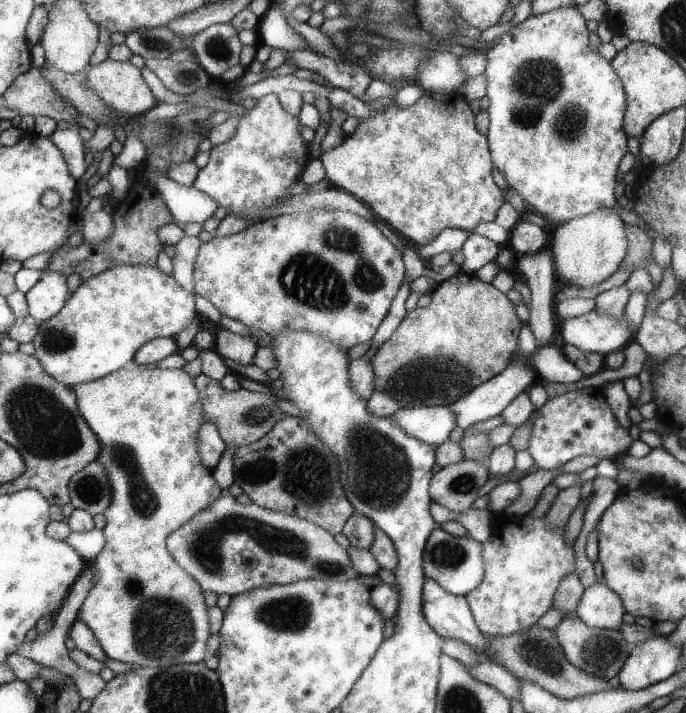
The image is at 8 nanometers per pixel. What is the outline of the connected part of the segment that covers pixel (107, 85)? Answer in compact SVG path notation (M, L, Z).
M108 57L100 64L88 67L86 84L90 90L95 92L96 96L102 98L106 105L124 115L137 117L156 106L152 90L146 86L140 70L130 61L115 61Z

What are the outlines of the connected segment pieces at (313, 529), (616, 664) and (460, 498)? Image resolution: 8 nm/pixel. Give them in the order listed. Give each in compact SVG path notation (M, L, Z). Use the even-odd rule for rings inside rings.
M232 496L218 498L212 505L196 513L188 522L170 533L168 547L170 554L177 559L181 567L201 583L203 591L214 592L218 596L229 594L234 597L258 589L260 585L283 585L306 579L342 582L360 576L352 566L348 552L334 540L333 534L317 523L254 503L245 506Z
M576 612L564 614L562 622L555 627L555 631L562 650L574 666L605 679L616 679L633 649L633 645L629 643L620 629L591 627Z
M462 460L446 465L433 476L432 502L457 513L473 508L479 488L488 481L489 468L474 461Z

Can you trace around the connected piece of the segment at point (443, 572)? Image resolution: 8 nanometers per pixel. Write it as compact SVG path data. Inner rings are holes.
M438 526L430 533L429 540L425 544L423 553L425 578L431 578L456 596L467 595L482 582L485 573L482 545L468 536L453 535Z

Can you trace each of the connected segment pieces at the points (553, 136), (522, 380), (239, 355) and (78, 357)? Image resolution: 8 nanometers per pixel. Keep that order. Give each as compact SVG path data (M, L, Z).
M575 6L560 7L559 9L542 13L541 15L522 16L522 22L500 37L500 42L487 50L487 78L486 92L489 98L489 131L486 136L493 151L494 166L503 174L508 186L517 190L528 204L529 208L536 208L535 212L541 215L552 226L572 221L604 207L613 207L616 204L614 188L616 188L616 174L620 174L618 167L622 156L628 152L626 148L626 132L624 132L625 110L628 108L628 98L625 94L624 82L613 69L612 62L608 62L596 49L590 45L589 31L586 20L580 15Z
M523 326L522 334L518 341L519 354L514 356L507 367L496 376L493 376L490 380L483 382L478 385L472 393L466 394L458 401L454 401L453 404L447 407L454 413L457 420L457 425L460 428L467 429L474 423L477 423L492 416L500 415L501 412L508 406L508 403L522 391L528 391L533 385L533 379L536 378L537 374L532 367L526 365L523 360L527 354L534 352L534 349L538 347L534 333L530 330L530 327Z
M227 329L220 330L215 338L214 350L222 358L230 358L240 365L253 364L259 345L254 339L234 334Z
M118 265L109 268L85 280L52 318L39 323L39 333L33 338L33 355L48 374L70 388L98 380L132 362L146 342L158 337L174 339L181 330L188 328L197 318L194 300L197 300L195 293L182 288L173 274L165 274L158 267Z

